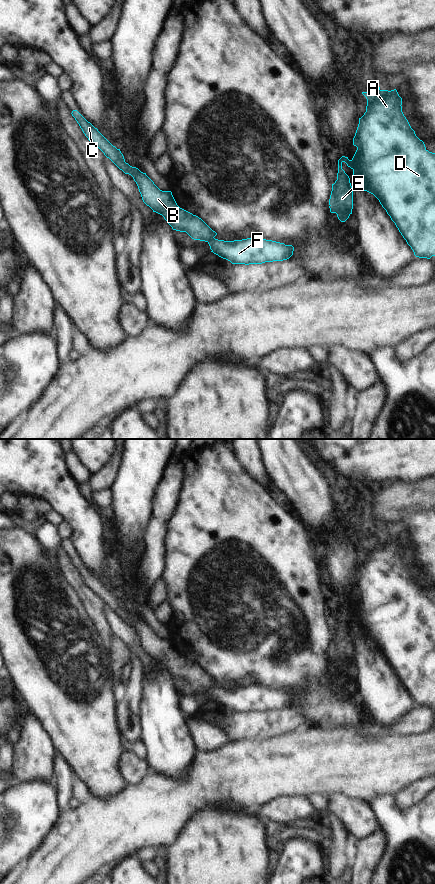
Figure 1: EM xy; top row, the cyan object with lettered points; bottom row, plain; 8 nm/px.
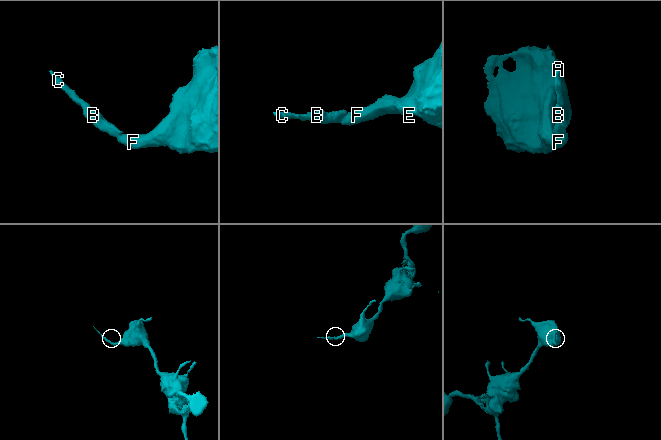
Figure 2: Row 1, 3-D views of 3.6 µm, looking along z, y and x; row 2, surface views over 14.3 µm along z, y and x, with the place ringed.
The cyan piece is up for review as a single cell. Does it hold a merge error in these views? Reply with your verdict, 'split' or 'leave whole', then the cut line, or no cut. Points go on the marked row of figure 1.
split; cut xy (213, 237), (207, 241)

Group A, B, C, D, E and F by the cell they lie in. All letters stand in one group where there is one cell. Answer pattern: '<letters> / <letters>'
A D E F / B C

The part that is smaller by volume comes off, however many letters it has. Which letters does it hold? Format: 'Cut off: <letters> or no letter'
Cut off: B, C

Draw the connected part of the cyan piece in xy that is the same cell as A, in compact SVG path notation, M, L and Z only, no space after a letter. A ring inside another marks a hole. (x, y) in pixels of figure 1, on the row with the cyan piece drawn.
M374 86L367 92L362 92L367 99L366 112L359 118L359 124L353 138L353 145L357 150L351 160L342 156L338 160L337 180L332 184L329 199L331 213L336 213L341 222L345 222L352 214L353 192L367 191L373 194L386 210L399 232L411 247L414 255L419 258L430 259L435 256L435 153L429 152L422 140L411 128L402 112L402 98L396 89L388 91ZM345 162L353 170L354 178L359 181L354 188L350 178L342 169Z

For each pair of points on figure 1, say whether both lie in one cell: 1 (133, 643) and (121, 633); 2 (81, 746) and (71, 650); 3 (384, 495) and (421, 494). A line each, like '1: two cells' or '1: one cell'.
1: one cell
2: one cell
3: one cell

